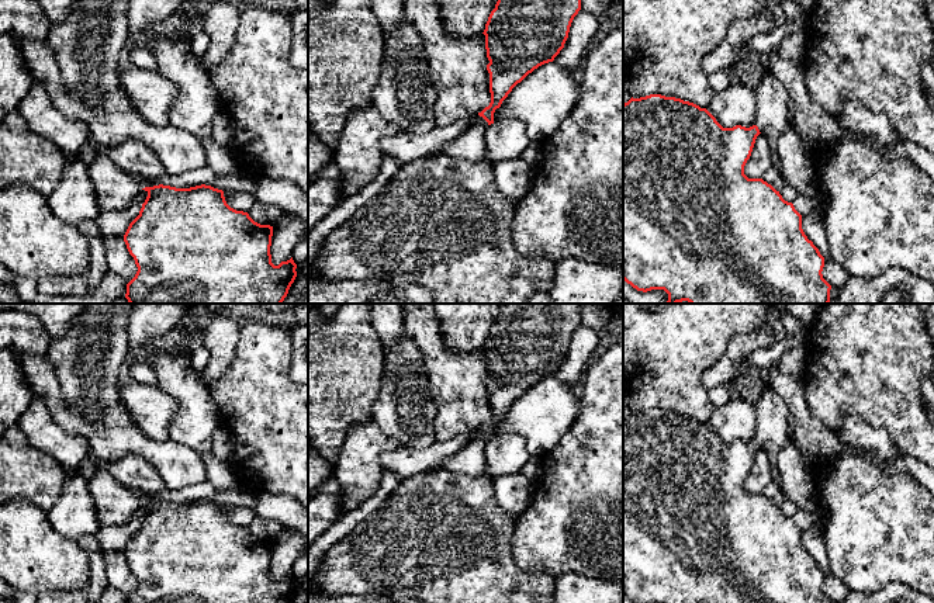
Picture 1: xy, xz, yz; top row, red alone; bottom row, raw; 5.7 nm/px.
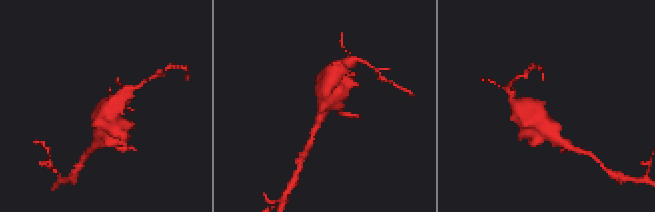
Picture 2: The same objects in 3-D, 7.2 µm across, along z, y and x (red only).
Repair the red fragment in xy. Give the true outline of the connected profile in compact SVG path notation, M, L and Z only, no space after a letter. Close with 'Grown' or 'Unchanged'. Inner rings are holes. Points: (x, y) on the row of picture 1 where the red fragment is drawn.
M153 186L142 188L148 193L139 215L129 223L124 242L129 254L134 257L138 271L127 284L125 298L129 304L281 304L288 294L291 284L297 277L297 264L293 257L281 261L279 266L271 263L270 246L273 226L255 222L248 212L231 208L224 197L224 191L211 186L196 186L190 188L176 188L170 186Z. Unchanged

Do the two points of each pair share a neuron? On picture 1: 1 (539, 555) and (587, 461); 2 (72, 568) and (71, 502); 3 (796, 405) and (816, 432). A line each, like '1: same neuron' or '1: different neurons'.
1: same neuron
2: different neurons
3: same neuron

